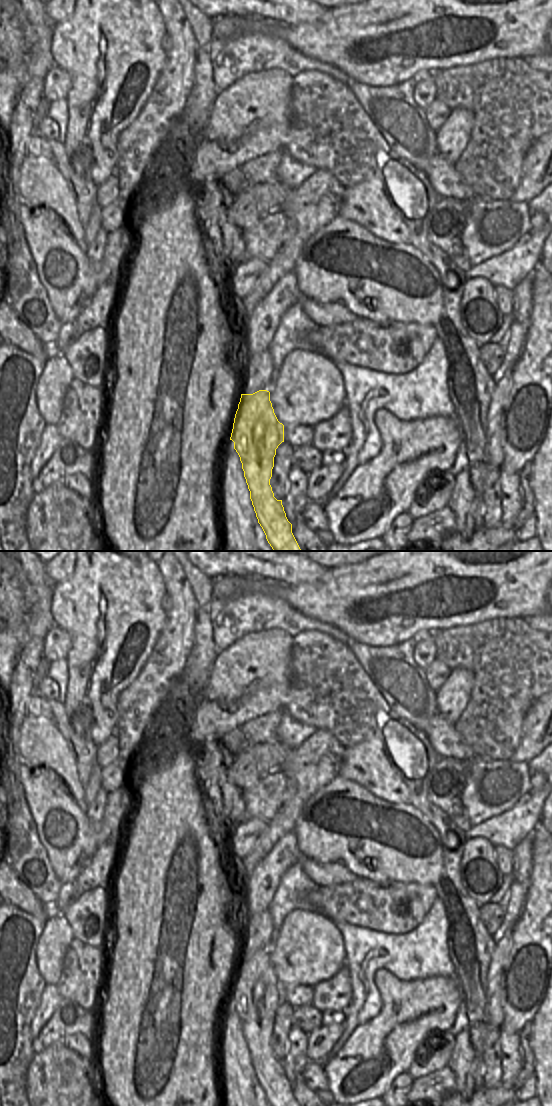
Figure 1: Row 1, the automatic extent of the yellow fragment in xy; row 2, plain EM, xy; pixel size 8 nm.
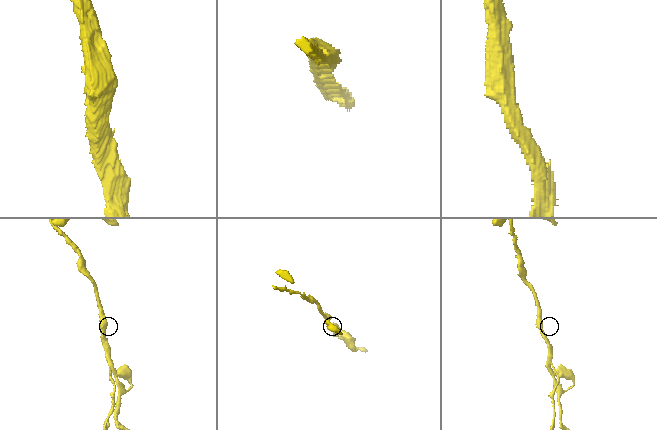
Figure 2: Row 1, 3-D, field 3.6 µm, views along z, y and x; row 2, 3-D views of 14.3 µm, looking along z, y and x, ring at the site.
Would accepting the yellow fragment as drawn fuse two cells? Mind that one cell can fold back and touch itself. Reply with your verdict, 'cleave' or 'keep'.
cleave

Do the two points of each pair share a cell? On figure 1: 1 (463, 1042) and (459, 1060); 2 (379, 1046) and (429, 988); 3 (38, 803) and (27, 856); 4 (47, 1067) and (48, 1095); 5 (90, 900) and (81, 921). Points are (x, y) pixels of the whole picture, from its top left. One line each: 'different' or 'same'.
1: same
2: same
3: different
4: same
5: same

